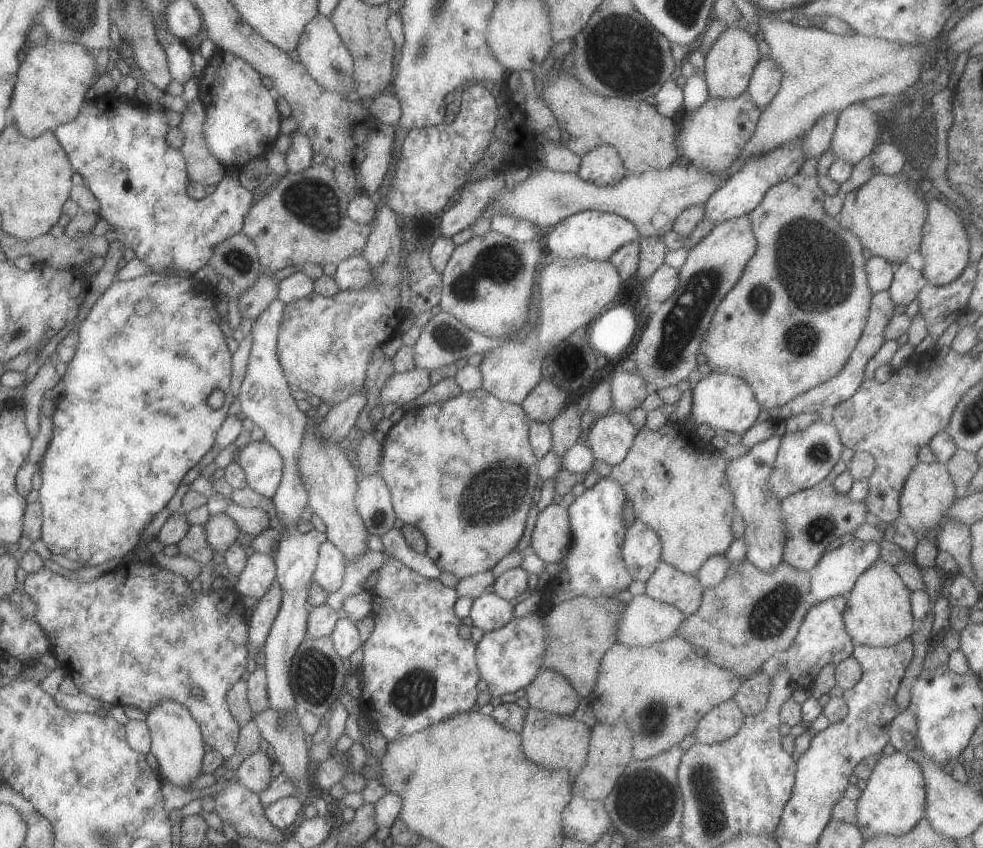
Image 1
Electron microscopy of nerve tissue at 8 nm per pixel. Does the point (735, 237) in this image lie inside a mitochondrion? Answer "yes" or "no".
no

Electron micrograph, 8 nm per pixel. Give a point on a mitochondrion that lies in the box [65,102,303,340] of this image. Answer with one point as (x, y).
(234, 258)

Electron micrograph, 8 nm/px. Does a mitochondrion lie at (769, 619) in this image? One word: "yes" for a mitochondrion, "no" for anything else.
yes

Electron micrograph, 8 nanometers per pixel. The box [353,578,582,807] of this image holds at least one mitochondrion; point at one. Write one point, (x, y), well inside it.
(414, 694)

